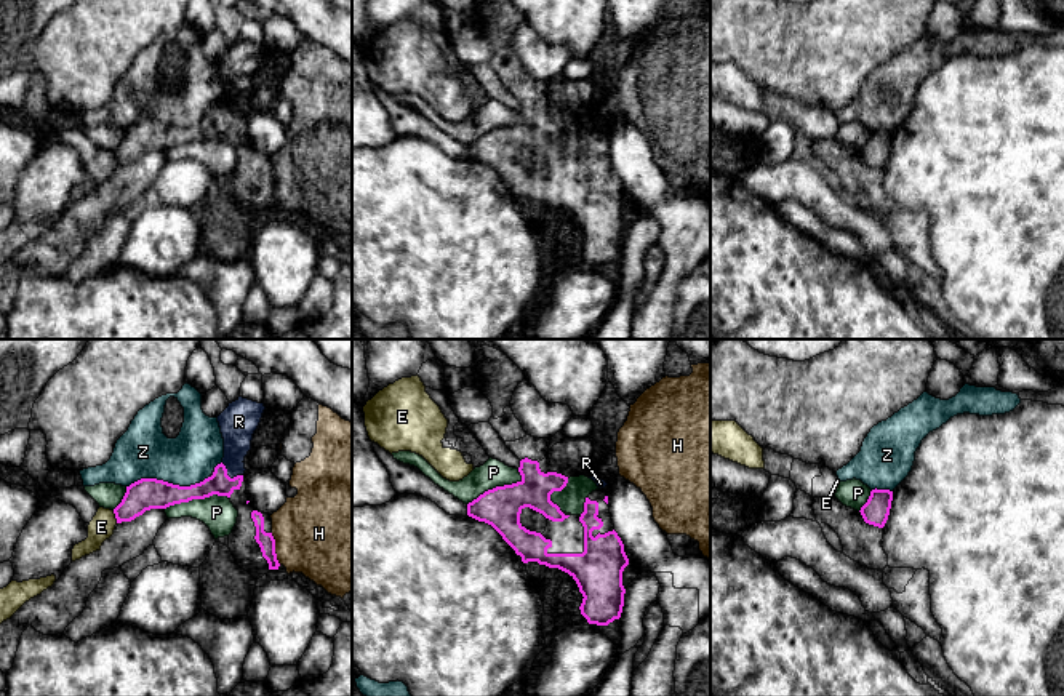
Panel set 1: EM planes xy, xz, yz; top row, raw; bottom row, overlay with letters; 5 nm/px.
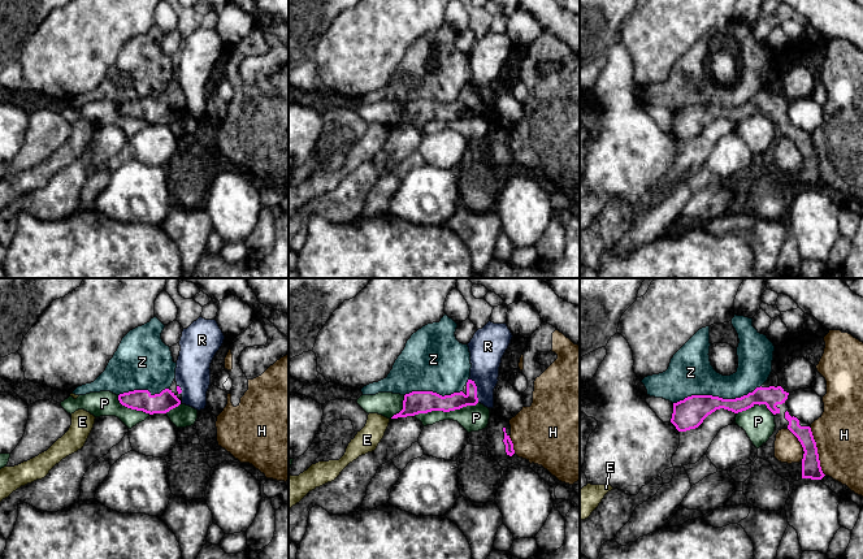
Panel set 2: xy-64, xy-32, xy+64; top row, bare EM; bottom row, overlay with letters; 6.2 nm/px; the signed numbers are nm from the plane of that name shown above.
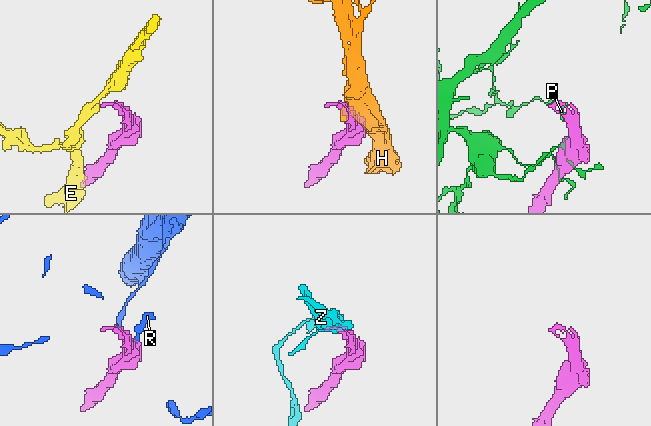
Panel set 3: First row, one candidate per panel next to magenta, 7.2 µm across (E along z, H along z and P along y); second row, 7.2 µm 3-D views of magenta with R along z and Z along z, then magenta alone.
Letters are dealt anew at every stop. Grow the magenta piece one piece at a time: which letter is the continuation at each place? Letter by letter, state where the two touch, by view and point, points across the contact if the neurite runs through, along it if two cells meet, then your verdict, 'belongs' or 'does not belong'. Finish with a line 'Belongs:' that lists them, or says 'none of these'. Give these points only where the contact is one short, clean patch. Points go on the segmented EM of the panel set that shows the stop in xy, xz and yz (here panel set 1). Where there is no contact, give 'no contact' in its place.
E: meets magenta in xy at (116, 517); border along xy (112, 511), (117, 522); does not belong
H: meets magenta in xy at (274, 549); does not belong
P: meets magenta in xz at (498, 487); does not belong
R: meets magenta in xy at (228, 476); border along xy (221, 463), (231, 477), (242, 476); does not belong
Z: meets magenta in xy at (167, 482); does not belong
Belongs: none of these

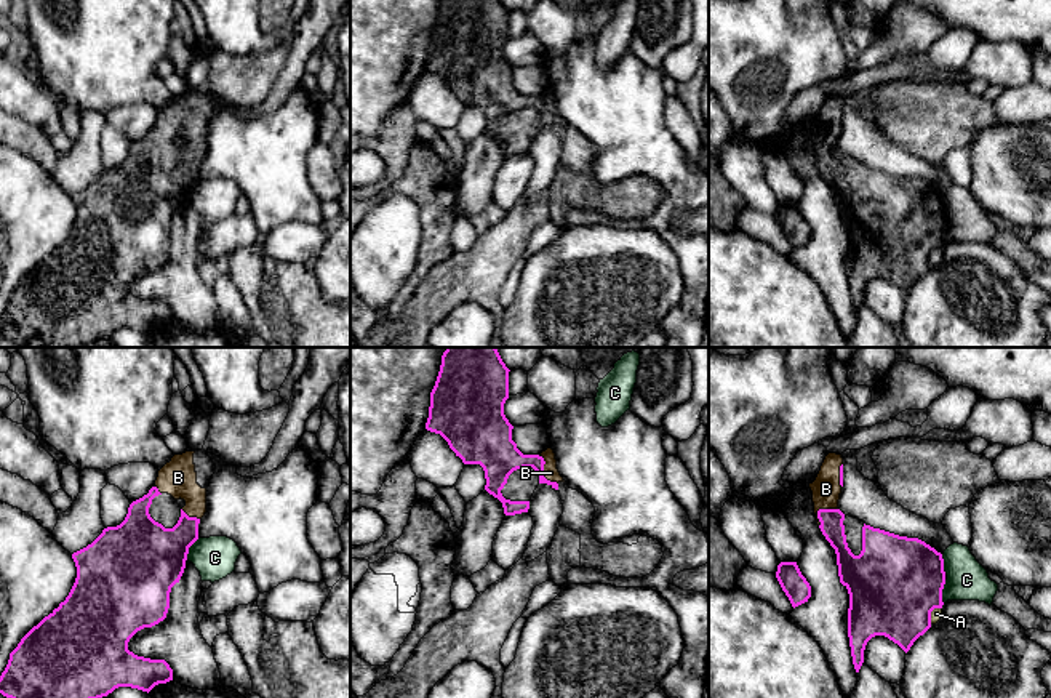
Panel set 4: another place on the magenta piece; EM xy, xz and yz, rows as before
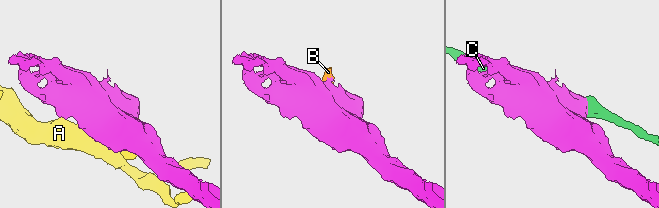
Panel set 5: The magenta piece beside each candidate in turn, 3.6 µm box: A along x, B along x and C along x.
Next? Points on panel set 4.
A: meets magenta in yz at (930, 613); border along yz (941, 607), (931, 612), (930, 623); does not belong
B: meets magenta in xz at (543, 471); runs through xz (498, 455), (533, 461), (543, 471), (551, 473); belongs
C: meets magenta in yz at (941, 591); does not belong
Belongs: B

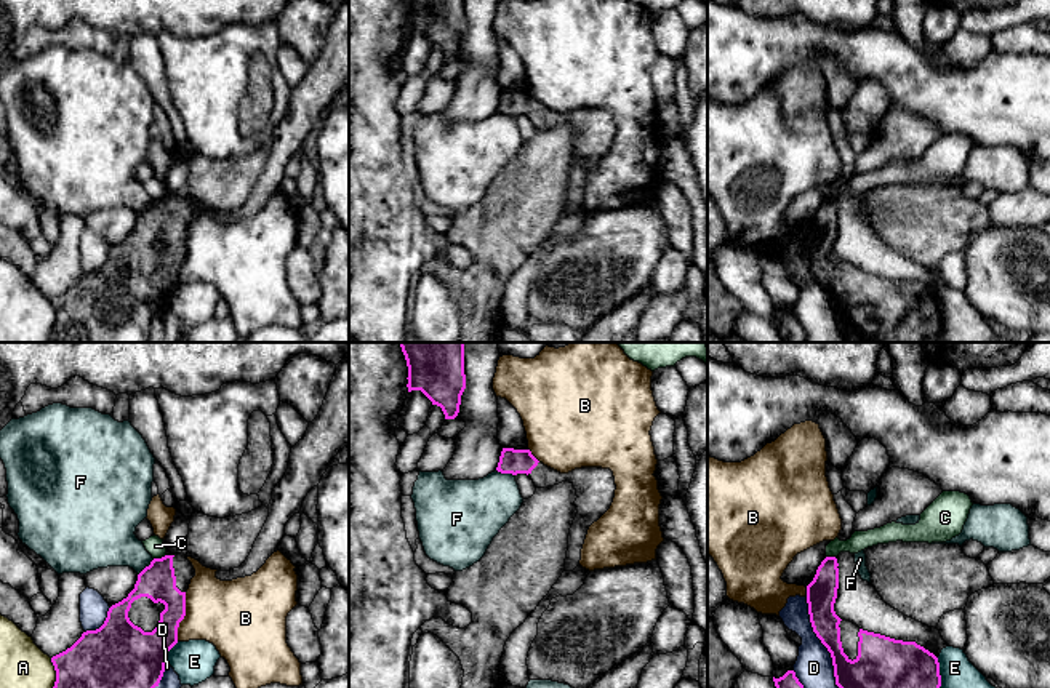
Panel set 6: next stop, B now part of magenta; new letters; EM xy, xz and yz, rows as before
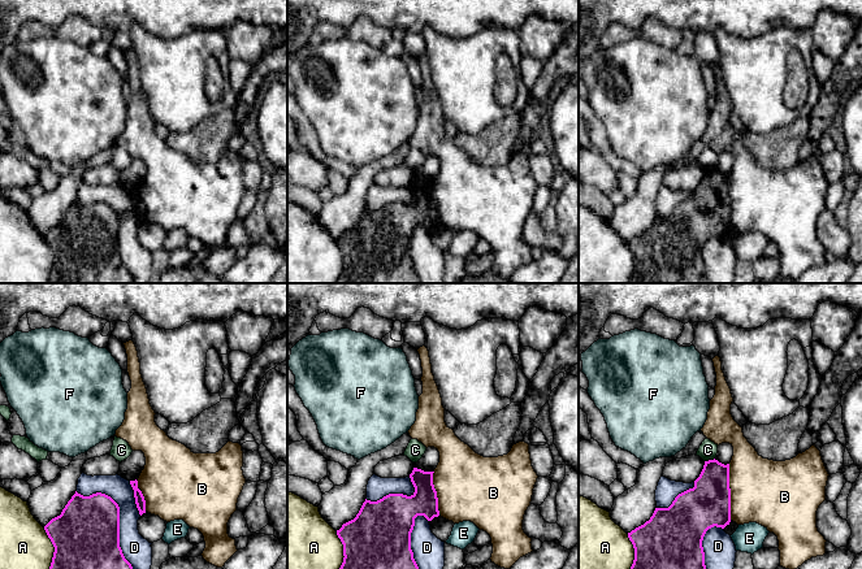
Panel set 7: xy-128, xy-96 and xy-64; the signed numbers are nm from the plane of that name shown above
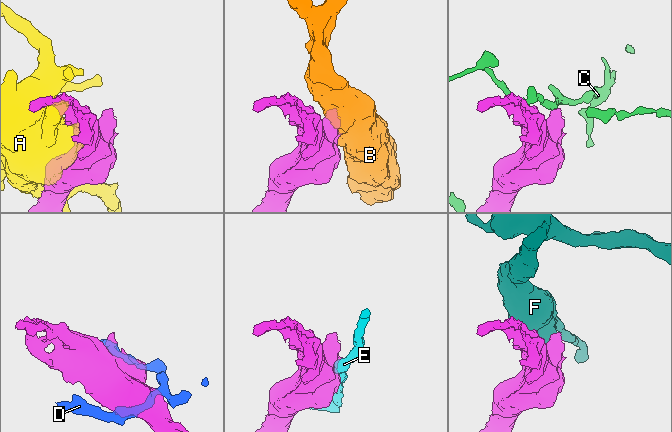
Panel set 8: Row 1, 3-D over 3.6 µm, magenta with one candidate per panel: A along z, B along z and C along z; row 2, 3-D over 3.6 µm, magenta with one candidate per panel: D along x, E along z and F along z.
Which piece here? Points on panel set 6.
A: meets magenta in xy at (56, 672); does not belong
B: meets magenta in xy at (184, 615); does not belong
C: meets magenta in xy at (159, 559); border along xy (165, 554), (154, 559); does not belong
D: meets magenta in yz at (821, 642); does not belong
E: meets magenta in yz at (938, 672); does not belong
F: meets magenta in xy at (146, 567); border along xy (154, 559), (138, 575); does not belong
Belongs: none of these

